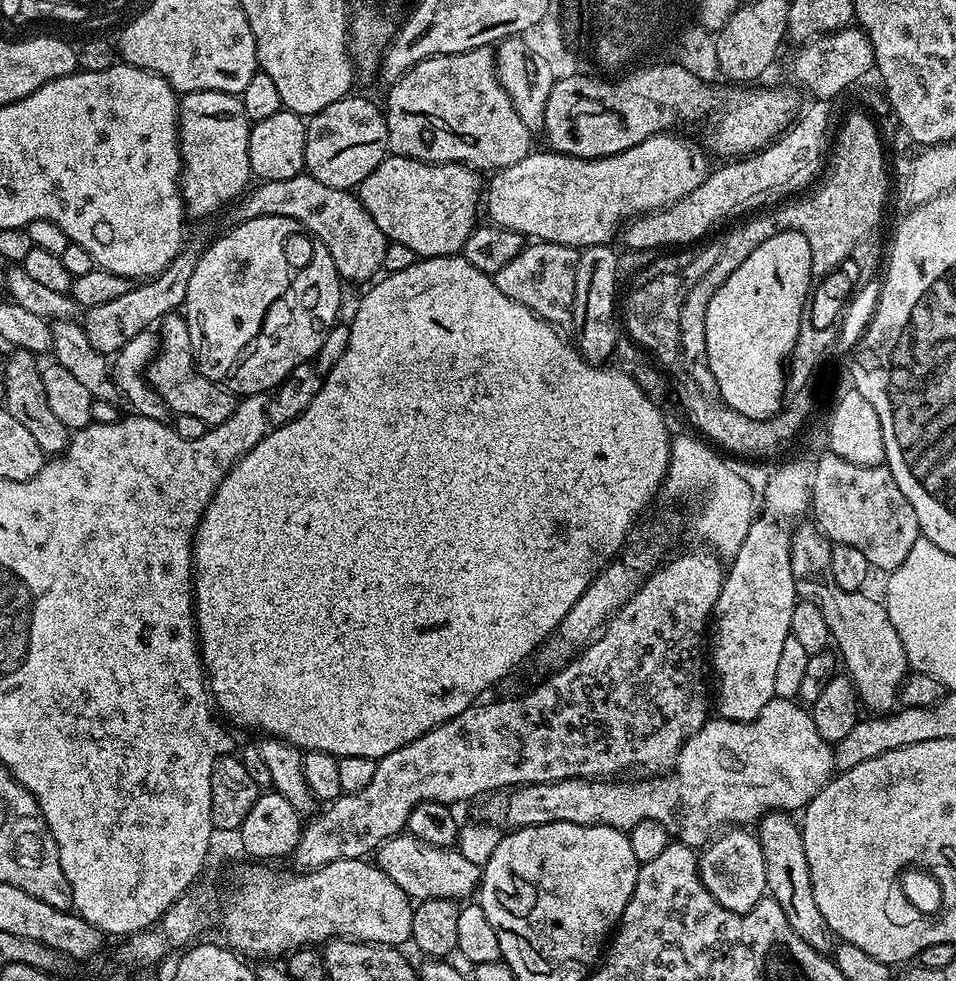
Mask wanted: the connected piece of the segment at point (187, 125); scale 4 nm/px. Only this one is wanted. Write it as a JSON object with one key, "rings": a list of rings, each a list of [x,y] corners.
{"rings":[[[198,90],[197,92],[186,92],[179,97],[180,106],[180,194],[184,197],[184,206],[189,217],[208,216],[211,212],[219,210],[223,204],[231,205],[249,187],[248,180],[253,179],[252,167],[250,166],[250,121],[244,113],[244,107],[239,95],[231,92],[219,92],[218,90]]]}

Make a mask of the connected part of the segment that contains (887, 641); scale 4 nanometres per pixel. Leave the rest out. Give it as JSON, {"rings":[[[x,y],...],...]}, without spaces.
{"rings":[[[801,523],[793,531],[789,546],[790,569],[796,580],[796,594],[800,600],[809,600],[822,610],[822,618],[828,627],[831,643],[848,669],[847,675],[856,685],[856,694],[861,705],[864,704],[872,714],[887,714],[897,707],[900,688],[910,669],[906,652],[898,638],[898,631],[890,622],[887,606],[883,599],[867,596],[867,591],[851,592],[842,590],[834,582],[830,571],[830,554],[833,543],[815,523]]]}

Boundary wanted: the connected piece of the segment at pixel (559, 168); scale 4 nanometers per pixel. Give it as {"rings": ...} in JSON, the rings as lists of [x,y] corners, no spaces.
{"rings":[[[660,132],[657,136],[651,136],[650,138],[646,138],[646,142],[642,142],[638,146],[630,146],[630,150],[622,150],[618,154],[614,154],[613,156],[600,156],[597,160],[583,160],[582,158],[578,158],[577,156],[563,156],[560,152],[554,152],[551,150],[543,150],[544,152],[539,152],[539,150],[533,150],[529,152],[528,156],[526,158],[522,158],[522,162],[514,162],[514,166],[506,166],[505,168],[499,169],[495,173],[496,176],[493,178],[492,181],[487,181],[486,184],[486,191],[483,193],[482,196],[482,204],[483,207],[486,209],[488,207],[488,216],[493,225],[498,228],[505,228],[506,230],[514,230],[517,234],[519,234],[522,237],[525,238],[531,238],[533,241],[536,242],[543,242],[546,244],[565,244],[566,246],[570,246],[571,248],[575,248],[577,250],[583,250],[585,248],[588,248],[592,244],[608,244],[609,241],[611,241],[611,236],[621,231],[622,225],[633,219],[637,214],[647,214],[649,212],[659,212],[661,208],[668,208],[671,206],[673,202],[676,200],[681,200],[682,198],[686,198],[686,194],[690,194],[690,190],[694,190],[694,186],[698,186],[703,180],[705,180],[709,174],[710,171],[710,163],[708,164],[708,160],[706,157],[704,157],[704,154],[706,155],[705,149],[701,147],[699,143],[697,145],[692,140],[687,140],[684,136],[676,136],[680,134],[673,134],[672,132]]]}

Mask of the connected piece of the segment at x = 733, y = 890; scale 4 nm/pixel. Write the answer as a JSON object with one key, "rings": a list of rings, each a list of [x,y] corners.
{"rings":[[[740,826],[721,831],[699,853],[698,863],[700,865],[700,880],[706,886],[706,890],[710,890],[712,897],[726,910],[746,914],[750,910],[754,910],[754,906],[758,906],[760,900],[765,899],[768,891],[766,886],[766,862],[762,858],[762,846],[751,831],[748,832]]]}

